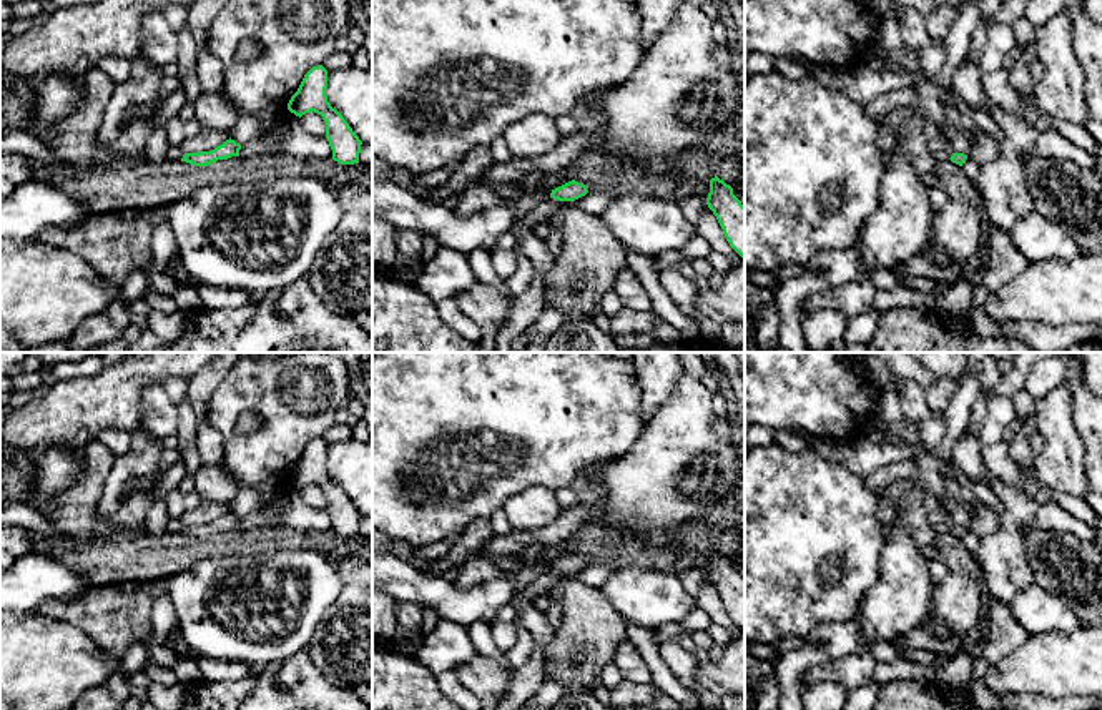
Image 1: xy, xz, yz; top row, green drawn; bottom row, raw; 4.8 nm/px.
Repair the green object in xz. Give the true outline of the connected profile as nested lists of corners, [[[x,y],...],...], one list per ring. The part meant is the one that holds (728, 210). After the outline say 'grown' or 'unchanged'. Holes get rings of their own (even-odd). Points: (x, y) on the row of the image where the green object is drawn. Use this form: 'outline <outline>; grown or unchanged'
outline [[[718,176],[710,180],[708,208],[716,216],[730,246],[745,259],[745,206],[733,188]]]; unchanged

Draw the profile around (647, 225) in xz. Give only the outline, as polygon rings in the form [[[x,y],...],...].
[[[658,196],[615,198],[600,216],[625,249],[647,256],[681,249],[696,234],[681,206]]]

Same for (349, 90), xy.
[[[372,68],[327,71],[327,101],[349,123],[362,143],[372,143]]]

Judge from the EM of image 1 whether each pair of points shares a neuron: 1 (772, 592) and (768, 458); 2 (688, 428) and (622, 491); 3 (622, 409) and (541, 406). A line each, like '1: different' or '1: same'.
1: same
2: same
3: same

